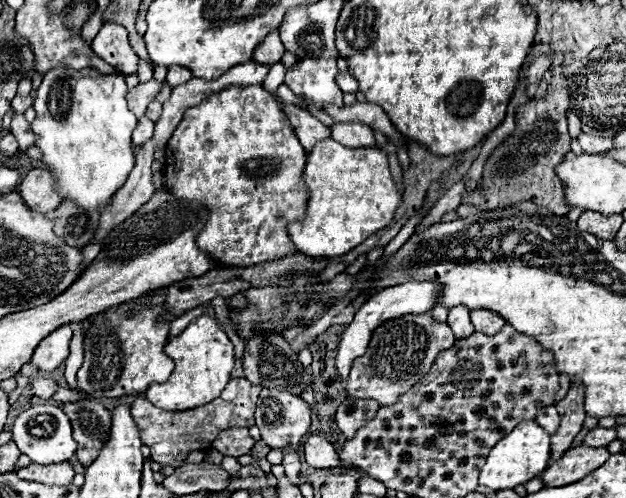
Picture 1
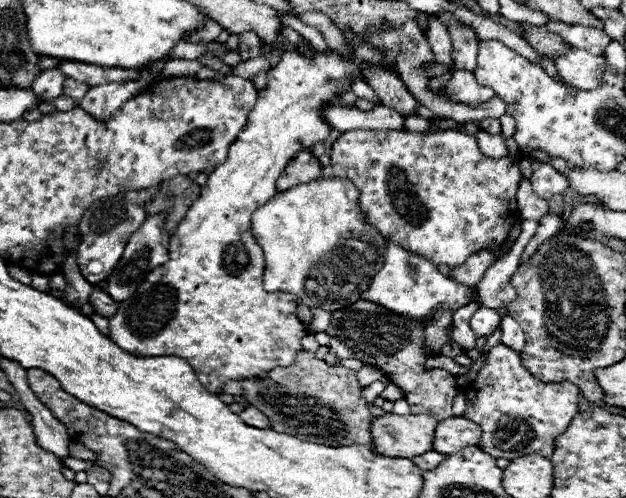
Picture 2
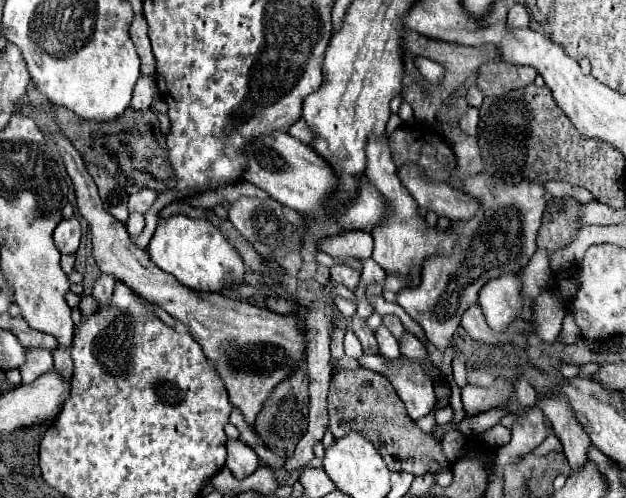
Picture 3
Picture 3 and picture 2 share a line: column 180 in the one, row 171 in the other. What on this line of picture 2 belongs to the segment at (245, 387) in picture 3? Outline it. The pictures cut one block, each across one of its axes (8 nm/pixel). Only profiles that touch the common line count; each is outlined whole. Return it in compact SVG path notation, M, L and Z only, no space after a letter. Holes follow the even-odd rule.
M300 152L286 166L286 170L282 172L282 176L276 182L276 188L282 192L282 190L288 190L296 184L308 184L312 180L318 180L320 174L322 174L322 166L320 166L318 158L310 152Z

